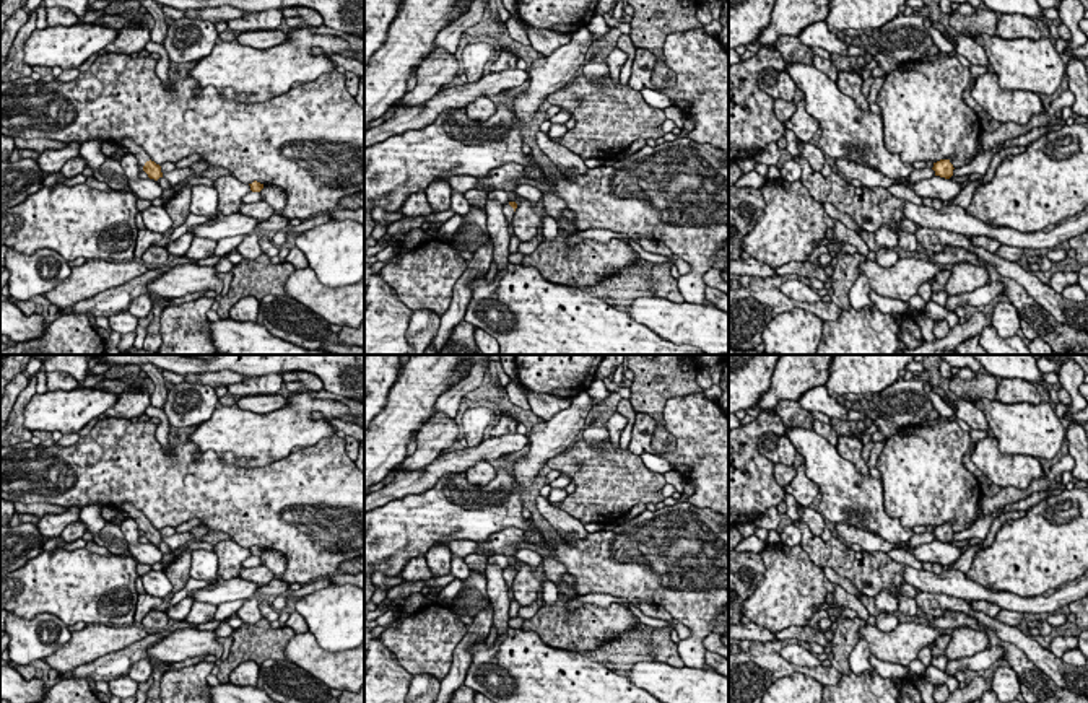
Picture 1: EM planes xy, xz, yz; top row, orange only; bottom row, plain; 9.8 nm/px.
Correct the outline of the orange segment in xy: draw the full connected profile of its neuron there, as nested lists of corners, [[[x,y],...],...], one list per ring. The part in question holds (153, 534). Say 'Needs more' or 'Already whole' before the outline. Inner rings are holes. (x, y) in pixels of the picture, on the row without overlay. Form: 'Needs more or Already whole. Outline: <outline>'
Needs more. Outline: [[[124,503],[119,508],[119,513],[122,513],[124,517],[135,519],[138,524],[138,529],[143,532],[143,535],[148,539],[150,544],[158,545],[159,542],[163,542],[161,531],[156,529],[150,522],[150,519],[140,509],[137,509],[132,503]]]

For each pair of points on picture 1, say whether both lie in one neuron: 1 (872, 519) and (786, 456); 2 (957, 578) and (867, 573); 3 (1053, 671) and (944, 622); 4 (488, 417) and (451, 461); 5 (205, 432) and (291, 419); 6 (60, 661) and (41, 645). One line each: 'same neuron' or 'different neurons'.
1: different neurons
2: different neurons
3: different neurons
4: different neurons
5: same neuron
6: different neurons

